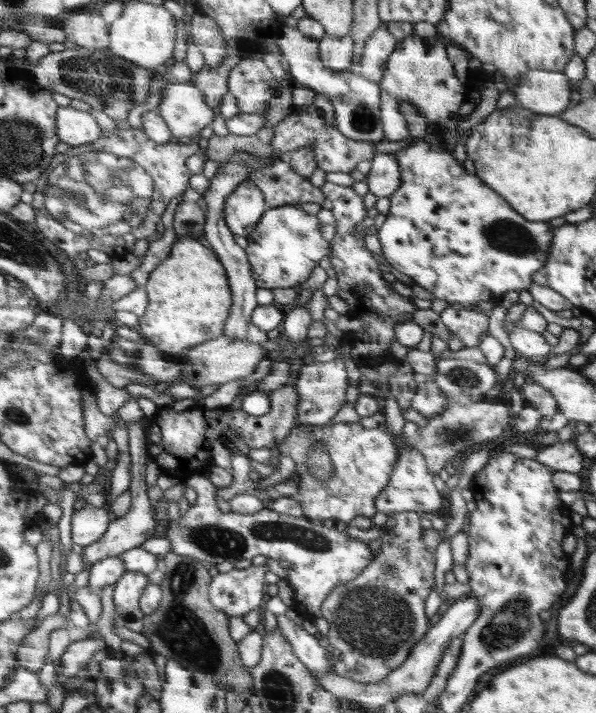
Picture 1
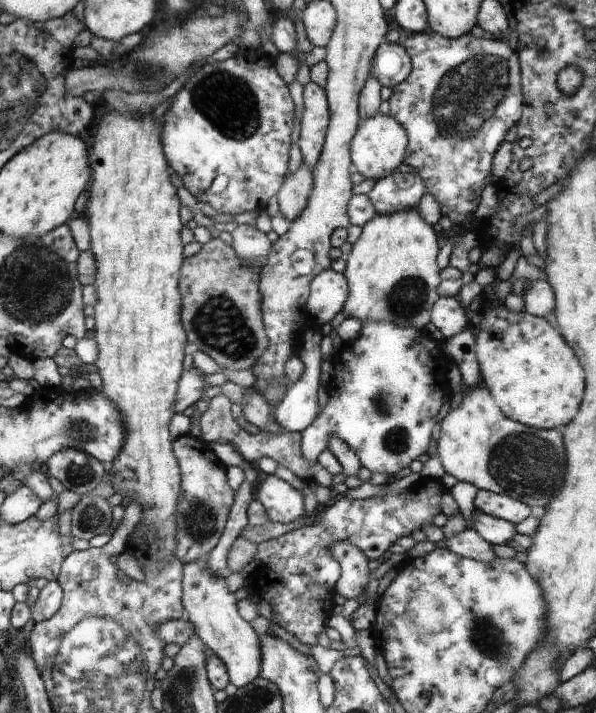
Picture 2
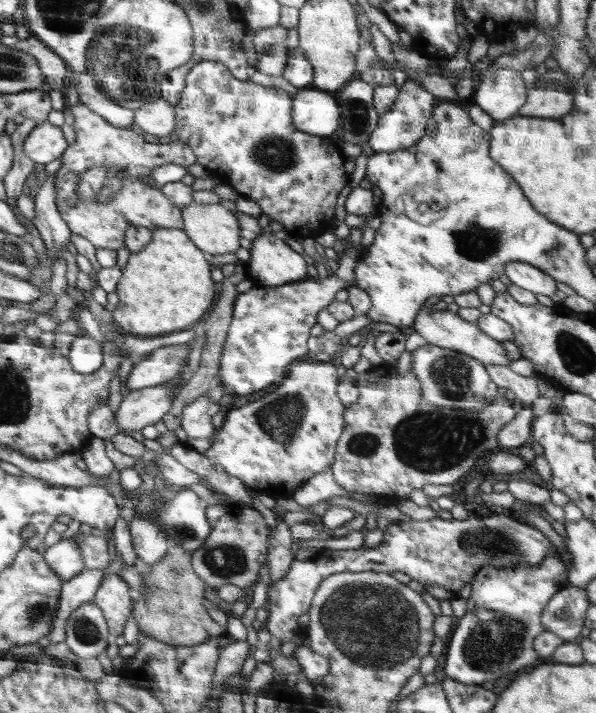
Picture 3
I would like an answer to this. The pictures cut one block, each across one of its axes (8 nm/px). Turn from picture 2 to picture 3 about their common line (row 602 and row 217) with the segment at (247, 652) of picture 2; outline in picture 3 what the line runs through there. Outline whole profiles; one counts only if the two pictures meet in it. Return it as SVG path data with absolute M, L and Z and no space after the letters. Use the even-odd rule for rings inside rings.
M190 203L181 209L185 231L207 255L223 255L238 250L240 226L236 216L218 204Z

